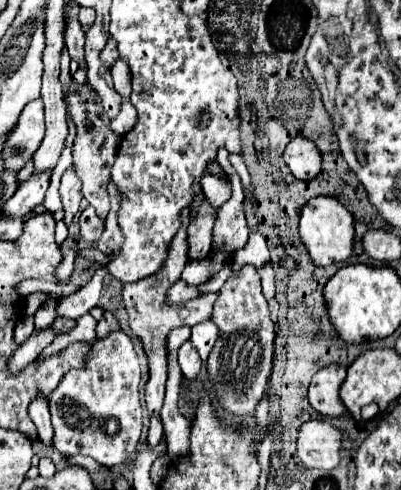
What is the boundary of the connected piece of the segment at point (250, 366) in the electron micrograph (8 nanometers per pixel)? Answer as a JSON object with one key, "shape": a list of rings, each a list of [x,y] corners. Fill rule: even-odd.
{"shape":[[[245,264],[239,272],[231,274],[223,284],[213,306],[211,320],[219,328],[217,342],[207,360],[207,374],[215,402],[229,414],[249,416],[257,410],[267,390],[275,352],[275,324],[271,320],[269,304],[261,292],[259,274],[251,264]]]}

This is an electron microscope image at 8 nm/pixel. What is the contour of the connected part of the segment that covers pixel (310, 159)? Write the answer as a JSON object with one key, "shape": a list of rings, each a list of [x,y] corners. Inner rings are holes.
{"shape":[[[301,136],[293,138],[287,144],[283,158],[285,158],[285,164],[289,166],[291,174],[297,180],[311,180],[321,170],[321,154],[319,154],[317,146]]]}

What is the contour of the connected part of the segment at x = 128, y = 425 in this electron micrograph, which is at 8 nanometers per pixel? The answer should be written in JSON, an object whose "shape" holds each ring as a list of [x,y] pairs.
{"shape":[[[119,330],[93,340],[93,354],[89,354],[85,368],[65,374],[57,390],[49,394],[53,446],[63,456],[93,456],[103,466],[125,462],[137,448],[143,428],[139,380],[141,370],[137,354],[125,332]]]}

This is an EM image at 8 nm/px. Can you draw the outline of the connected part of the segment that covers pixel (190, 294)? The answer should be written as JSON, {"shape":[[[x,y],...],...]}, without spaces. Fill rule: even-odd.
{"shape":[[[177,280],[177,282],[171,286],[169,294],[167,294],[169,302],[173,302],[173,304],[187,302],[187,300],[191,300],[191,298],[195,298],[195,296],[199,296],[197,288],[189,288],[189,286],[187,286],[183,280]]]}

